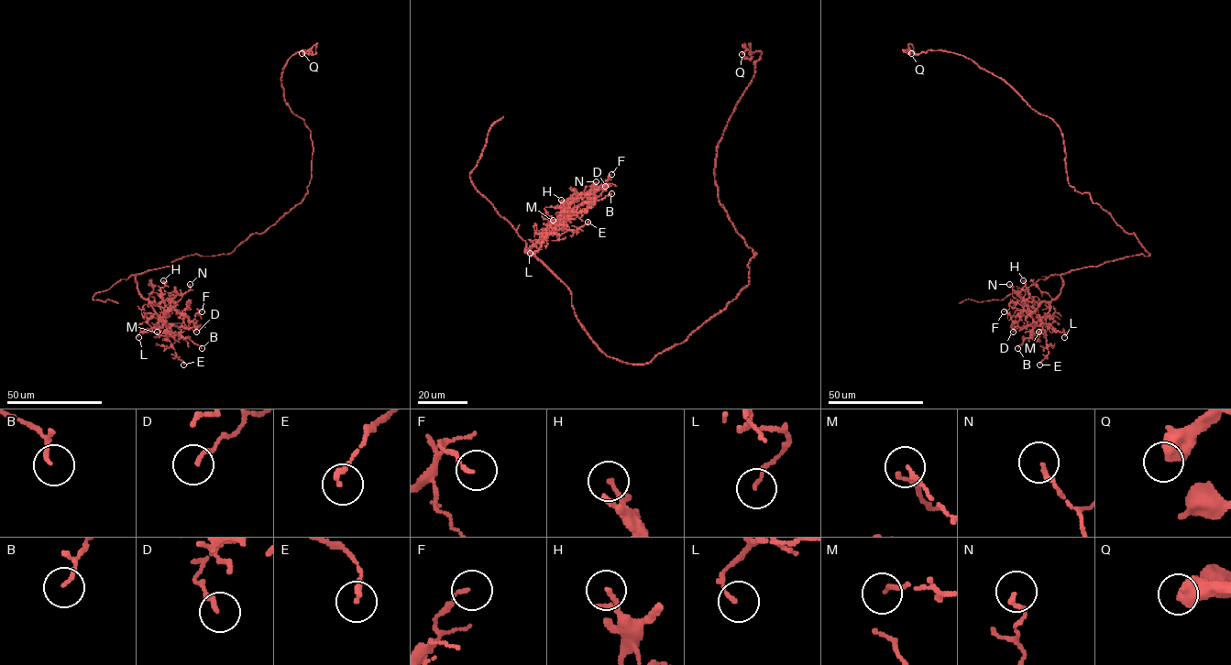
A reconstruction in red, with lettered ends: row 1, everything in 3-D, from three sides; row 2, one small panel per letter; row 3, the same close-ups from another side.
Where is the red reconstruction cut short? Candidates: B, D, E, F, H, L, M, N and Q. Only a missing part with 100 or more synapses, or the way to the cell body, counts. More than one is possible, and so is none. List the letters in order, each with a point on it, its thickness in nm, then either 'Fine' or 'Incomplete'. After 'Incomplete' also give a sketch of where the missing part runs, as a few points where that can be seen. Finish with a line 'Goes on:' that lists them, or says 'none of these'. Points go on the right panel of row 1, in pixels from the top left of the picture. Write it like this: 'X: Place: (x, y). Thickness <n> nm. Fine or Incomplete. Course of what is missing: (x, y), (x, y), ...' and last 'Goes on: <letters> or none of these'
B: Place: (1017, 348). Thickness 90 nm. Fine
D: Place: (1013, 332). Thickness 140 nm. Fine
E: Place: (1039, 365). Thickness 190 nm. Fine
F: Place: (1004, 311). Thickness 110 nm. Fine
H: Place: (1023, 280). Thickness 110 nm. Fine
L: Place: (1064, 337). Thickness 120 nm. Fine
M: Place: (1038, 332). Thickness 100 nm. Fine
N: Place: (1009, 284). Thickness 150 nm. Fine
Q: Place: (911, 53). Thickness 420 nm. Fine
Goes on: none of these

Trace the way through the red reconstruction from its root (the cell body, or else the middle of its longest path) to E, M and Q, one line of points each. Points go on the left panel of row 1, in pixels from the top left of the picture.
E: (281, 217), (229, 254), (183, 256), (170, 267), (136, 276), (138, 293), (166, 325), (166, 335), (183, 365)
M: (281, 217), (229, 254), (190, 255), (170, 267), (137, 274), (138, 293), (167, 328), (167, 335), (157, 332)
Q: (281, 217), (302, 201), (312, 176), (311, 131), (281, 84), (290, 57), (315, 54), (317, 43), (302, 53)

